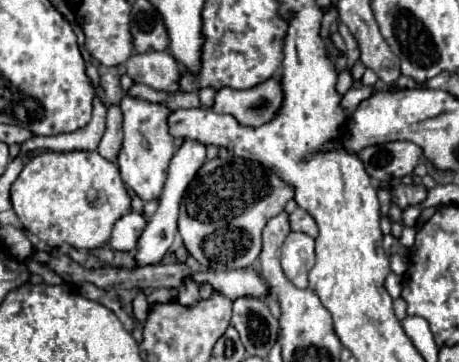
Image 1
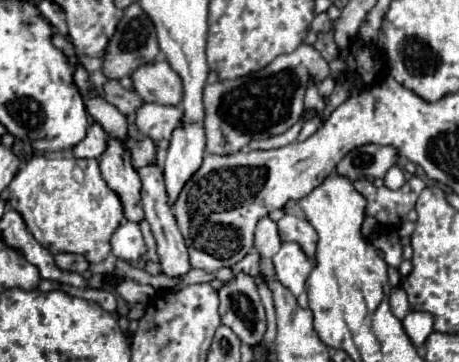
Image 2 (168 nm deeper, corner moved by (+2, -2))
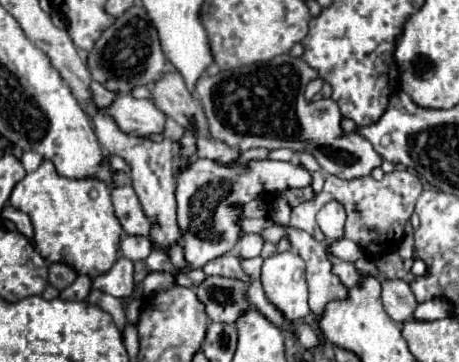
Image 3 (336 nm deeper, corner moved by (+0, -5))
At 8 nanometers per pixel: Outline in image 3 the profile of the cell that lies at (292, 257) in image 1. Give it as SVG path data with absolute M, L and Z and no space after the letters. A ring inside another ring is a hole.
M289 249L265 259L261 283L267 299L277 305L287 319L295 321L311 313L307 303L309 291L305 279L305 261L295 251Z

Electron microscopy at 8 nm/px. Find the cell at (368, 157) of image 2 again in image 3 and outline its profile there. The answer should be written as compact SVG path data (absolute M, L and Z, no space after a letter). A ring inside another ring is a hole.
M279 55L267 63L255 63L233 71L221 71L215 77L203 75L197 83L195 93L207 117L211 137L239 151L255 147L287 147L299 153L301 149L307 149L317 159L323 171L341 179L371 175L375 167L381 167L383 157L361 135L345 135L341 131L341 111L335 101L305 101L303 75L319 73L301 57L291 55Z

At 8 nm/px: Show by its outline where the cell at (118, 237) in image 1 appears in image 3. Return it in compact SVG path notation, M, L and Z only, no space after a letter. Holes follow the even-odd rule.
M123 235L119 243L121 255L131 259L131 261L141 261L147 259L151 253L151 241L139 235Z

